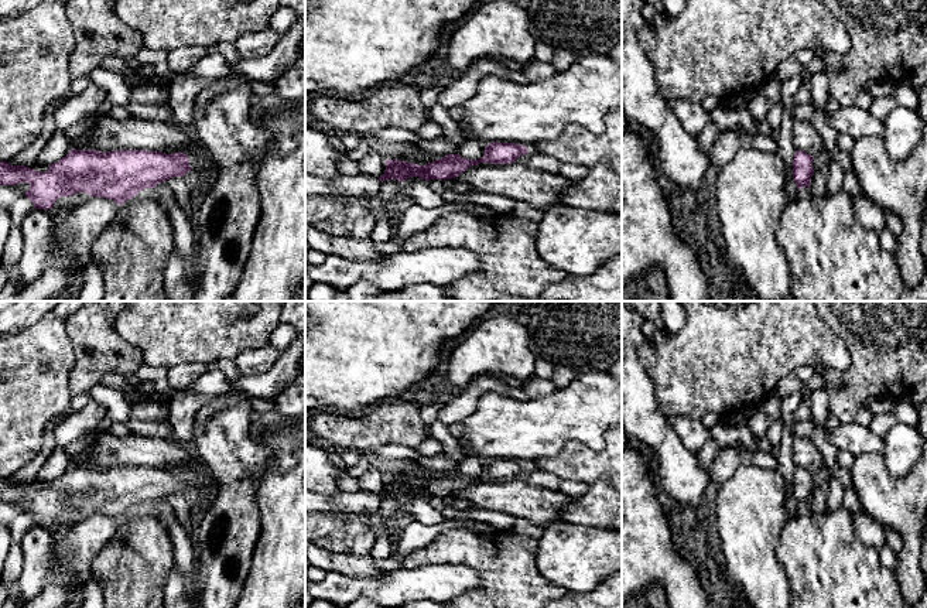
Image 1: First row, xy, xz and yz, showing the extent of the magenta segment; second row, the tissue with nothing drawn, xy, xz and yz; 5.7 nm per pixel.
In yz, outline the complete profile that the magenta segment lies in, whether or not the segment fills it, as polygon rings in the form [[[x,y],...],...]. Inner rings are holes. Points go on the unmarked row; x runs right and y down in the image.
[[[797,467],[793,477],[793,495],[798,513],[790,519],[780,533],[777,559],[784,567],[791,608],[903,608],[906,605],[894,570],[883,567],[876,547],[863,544],[856,536],[852,515],[844,508],[817,513],[810,506],[814,474]]]

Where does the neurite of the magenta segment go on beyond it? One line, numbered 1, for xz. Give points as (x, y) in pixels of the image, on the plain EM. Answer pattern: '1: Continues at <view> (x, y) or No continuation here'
1: No continuation here

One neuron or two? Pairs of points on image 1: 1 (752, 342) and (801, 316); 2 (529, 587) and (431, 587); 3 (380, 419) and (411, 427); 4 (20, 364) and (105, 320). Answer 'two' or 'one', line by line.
1: one
2: two
3: one
4: two

